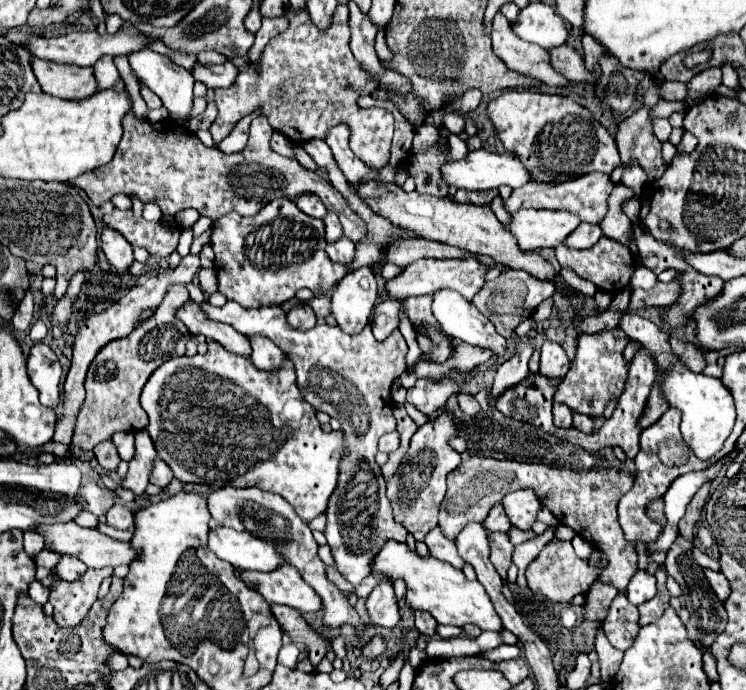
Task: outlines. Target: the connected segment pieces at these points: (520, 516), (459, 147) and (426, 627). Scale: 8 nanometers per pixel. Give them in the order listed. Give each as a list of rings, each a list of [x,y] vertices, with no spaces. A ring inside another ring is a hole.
[[[528,488],[506,494],[502,504],[504,504],[504,510],[506,510],[510,522],[516,528],[522,528],[522,530],[532,528],[532,524],[536,522],[536,514],[538,514],[538,510],[542,506],[538,496]]]
[[[448,131],[448,133],[450,158],[452,158],[452,160],[461,160],[468,153],[466,142],[450,131]]]
[[[416,612],[416,626],[420,630],[420,634],[424,636],[434,636],[436,634],[436,620],[428,614],[428,612]]]

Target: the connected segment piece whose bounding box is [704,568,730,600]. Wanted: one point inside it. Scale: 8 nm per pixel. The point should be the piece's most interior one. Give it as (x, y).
(719, 584)

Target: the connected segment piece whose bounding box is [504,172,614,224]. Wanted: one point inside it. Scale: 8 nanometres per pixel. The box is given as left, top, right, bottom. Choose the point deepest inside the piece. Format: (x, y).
(587, 197)

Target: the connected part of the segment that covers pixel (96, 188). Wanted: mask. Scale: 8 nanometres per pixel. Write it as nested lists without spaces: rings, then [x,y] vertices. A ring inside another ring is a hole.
[[[128,112],[122,120],[124,136],[114,158],[94,172],[86,172],[74,180],[78,188],[82,188],[88,198],[102,206],[110,202],[118,192],[136,196],[142,204],[154,200],[164,214],[176,214],[184,208],[196,208],[202,216],[218,220],[228,212],[238,212],[240,216],[254,216],[260,212],[270,200],[290,198],[294,200],[302,192],[312,192],[322,198],[330,212],[336,212],[344,236],[352,242],[360,242],[366,236],[366,222],[350,208],[346,198],[316,172],[304,168],[294,158],[284,158],[270,148],[270,136],[274,134],[266,116],[258,116],[250,126],[250,140],[242,152],[224,154],[218,146],[204,146],[198,136],[186,130],[182,124],[166,118],[160,122],[150,122],[144,118],[136,118],[134,112]]]

